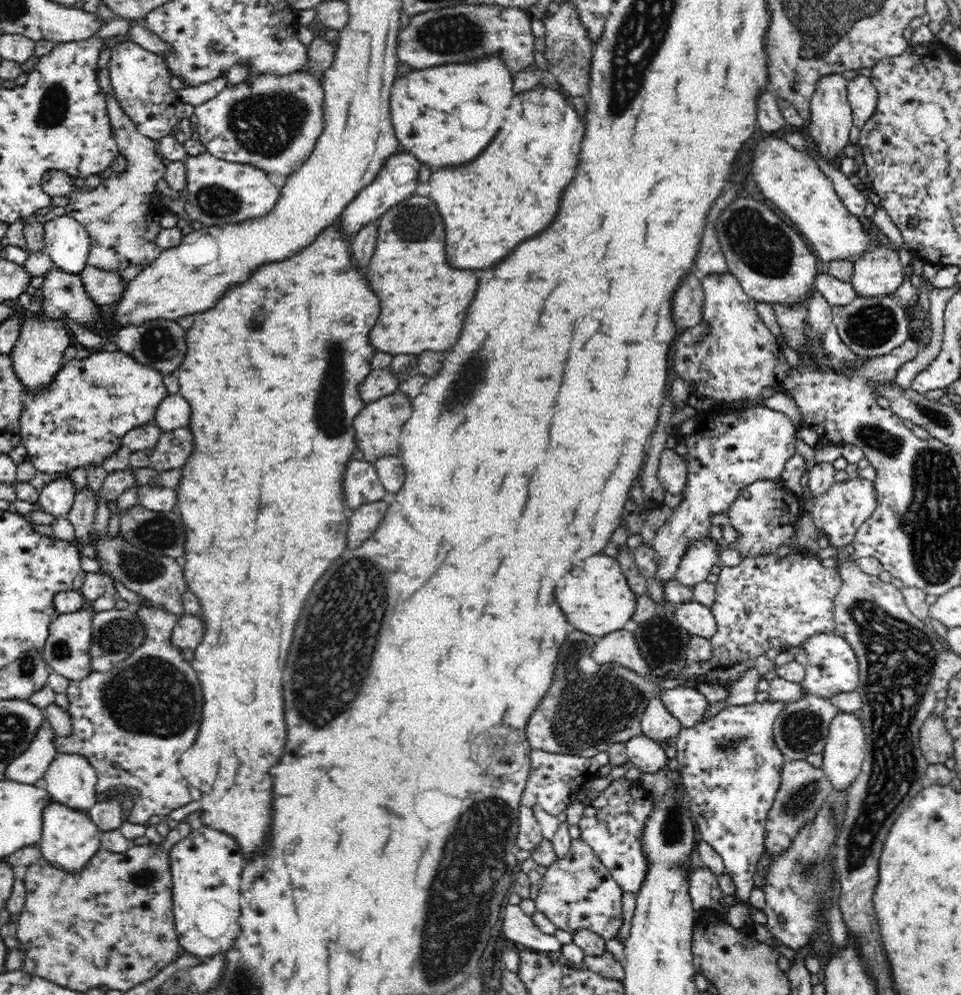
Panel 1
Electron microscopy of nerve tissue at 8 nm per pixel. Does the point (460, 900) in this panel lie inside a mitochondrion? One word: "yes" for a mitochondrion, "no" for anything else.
yes

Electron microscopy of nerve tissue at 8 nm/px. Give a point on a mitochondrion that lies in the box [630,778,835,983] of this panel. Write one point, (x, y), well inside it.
(672, 831)

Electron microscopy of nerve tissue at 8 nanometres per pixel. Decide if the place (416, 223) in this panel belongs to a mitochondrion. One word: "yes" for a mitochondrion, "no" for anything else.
yes

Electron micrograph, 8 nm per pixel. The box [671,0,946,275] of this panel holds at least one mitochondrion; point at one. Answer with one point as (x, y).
(794, 76)

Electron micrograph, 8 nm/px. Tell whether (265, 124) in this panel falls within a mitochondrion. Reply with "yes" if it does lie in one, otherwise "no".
yes

